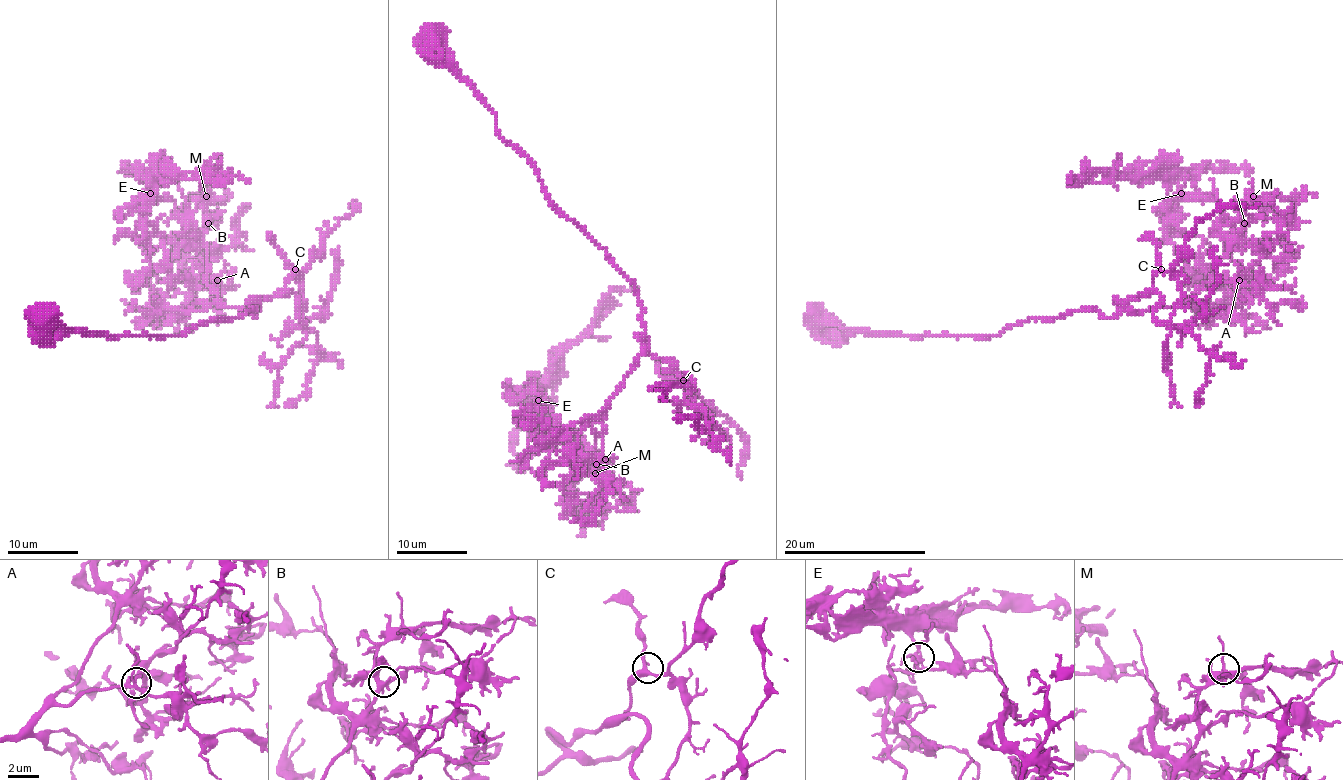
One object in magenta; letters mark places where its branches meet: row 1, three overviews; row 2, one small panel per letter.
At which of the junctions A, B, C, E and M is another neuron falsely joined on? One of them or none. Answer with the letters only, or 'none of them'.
E

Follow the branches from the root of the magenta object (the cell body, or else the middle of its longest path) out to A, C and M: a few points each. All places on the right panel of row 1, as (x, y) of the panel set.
A: (816, 315), (843, 329), (988, 336), (1077, 310), (1113, 319), (1175, 308), (1239, 280)
C: (816, 315), (827, 313), (843, 329), (988, 336), (1077, 310), (1093, 308), (1111, 319), (1148, 294), (1161, 269)
M: (816, 315), (843, 329), (988, 336), (1077, 310), (1113, 319), (1175, 308), (1211, 278), (1253, 196)

